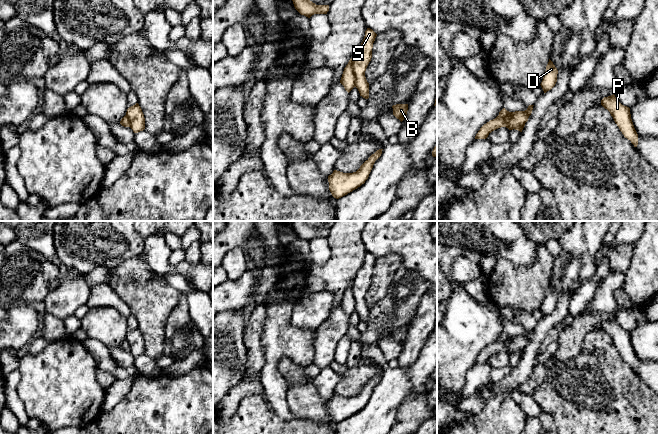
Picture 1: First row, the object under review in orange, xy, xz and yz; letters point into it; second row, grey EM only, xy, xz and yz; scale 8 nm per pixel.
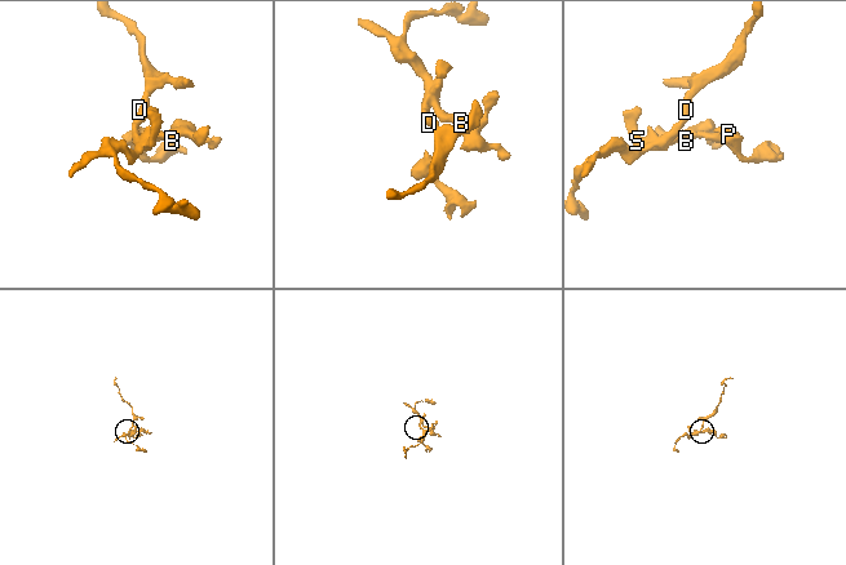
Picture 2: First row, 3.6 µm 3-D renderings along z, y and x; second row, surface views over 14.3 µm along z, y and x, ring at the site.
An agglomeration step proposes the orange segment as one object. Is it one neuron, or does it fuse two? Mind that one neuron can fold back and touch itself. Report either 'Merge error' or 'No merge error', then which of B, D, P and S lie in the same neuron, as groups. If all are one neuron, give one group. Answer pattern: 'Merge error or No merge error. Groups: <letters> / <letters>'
Merge error. Groups: B P S / D

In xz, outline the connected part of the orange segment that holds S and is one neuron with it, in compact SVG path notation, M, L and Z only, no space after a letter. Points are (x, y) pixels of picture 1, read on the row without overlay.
M370 252L365 255L363 266L352 280L353 296L355 298L355 311L360 320L369 322L369 307L365 301L366 292L372 282L372 272L377 258Z

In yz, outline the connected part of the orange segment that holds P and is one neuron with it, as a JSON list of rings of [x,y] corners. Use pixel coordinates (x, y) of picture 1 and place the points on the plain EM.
[[[614,318],[604,321],[601,329],[610,336],[624,361],[630,364],[634,371],[637,371],[638,358],[631,343],[630,332],[622,329]]]

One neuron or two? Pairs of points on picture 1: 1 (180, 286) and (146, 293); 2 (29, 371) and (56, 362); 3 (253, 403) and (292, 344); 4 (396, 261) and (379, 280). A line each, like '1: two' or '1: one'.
1: two
2: one
3: two
4: one

